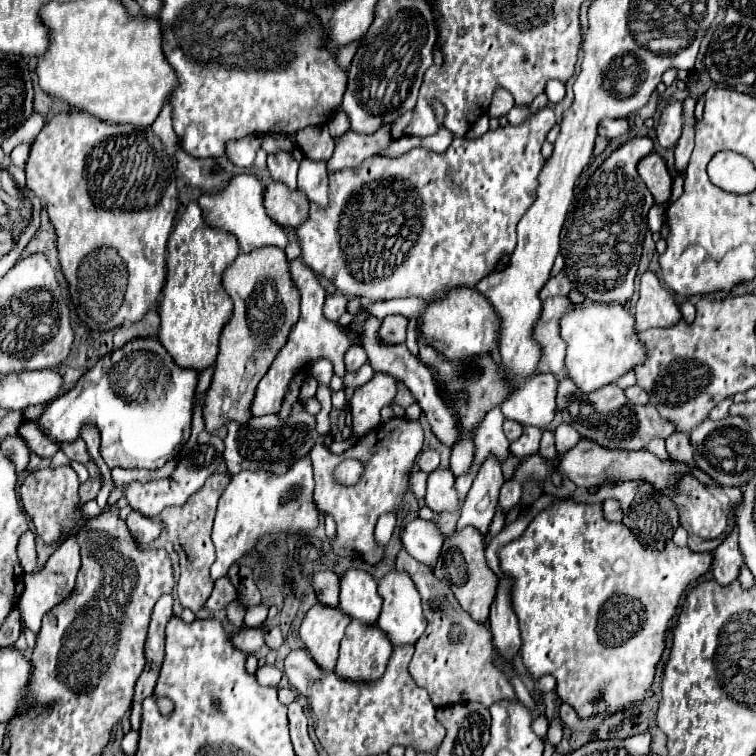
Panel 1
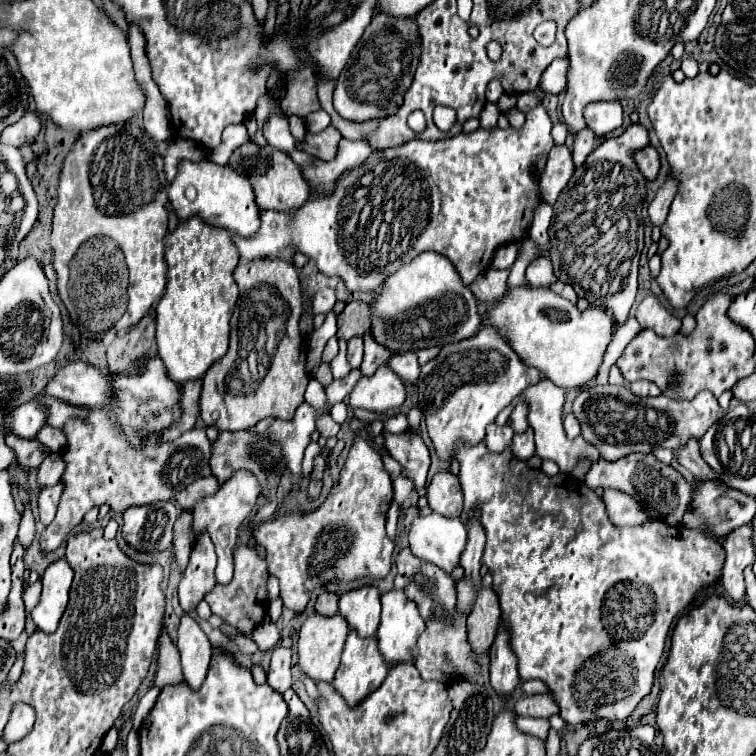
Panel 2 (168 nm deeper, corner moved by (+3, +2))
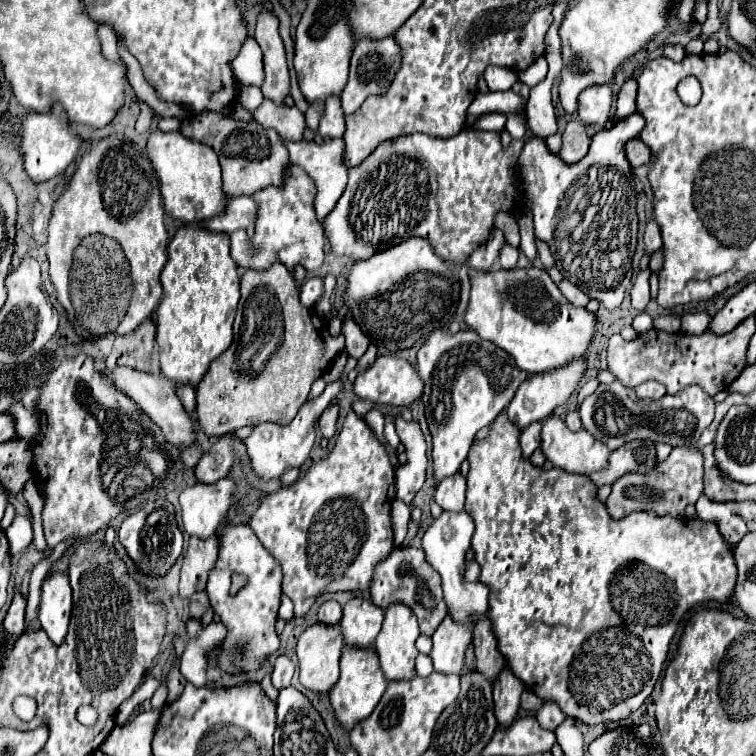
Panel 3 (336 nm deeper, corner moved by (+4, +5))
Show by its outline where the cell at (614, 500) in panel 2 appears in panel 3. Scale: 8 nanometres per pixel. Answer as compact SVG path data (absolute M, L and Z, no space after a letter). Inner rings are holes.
M681 447L681 449L673 449L669 459L659 463L653 473L649 473L649 475L627 473L625 477L617 479L611 485L611 495L607 499L607 509L609 509L609 515L613 519L623 519L631 511L655 511L657 515L671 515L675 519L683 519L685 517L685 507L689 503L695 503L697 495L701 495L701 493L703 493L703 457L701 457L701 451L693 451L689 447Z

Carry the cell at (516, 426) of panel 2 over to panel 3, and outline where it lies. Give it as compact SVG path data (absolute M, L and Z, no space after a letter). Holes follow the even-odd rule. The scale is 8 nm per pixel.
M585 357L581 361L571 361L569 365L565 365L565 369L557 369L553 373L541 373L541 375L529 377L527 381L521 383L513 401L507 407L509 421L515 423L519 429L525 429L529 423L549 417L559 405L563 405L575 393L579 381L583 379L583 373L585 373Z

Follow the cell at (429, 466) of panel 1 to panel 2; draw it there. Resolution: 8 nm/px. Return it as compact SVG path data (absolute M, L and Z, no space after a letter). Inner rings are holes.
M404 430L400 434L384 432L388 452L402 464L402 476L412 480L414 490L422 490L426 486L426 474L430 466L430 452L422 442L422 436L412 430Z

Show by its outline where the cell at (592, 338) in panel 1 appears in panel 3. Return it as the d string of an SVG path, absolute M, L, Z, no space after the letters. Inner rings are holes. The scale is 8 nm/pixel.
M515 267L509 271L471 273L473 289L465 323L477 331L481 339L493 341L497 347L505 349L523 371L533 375L561 369L573 359L583 357L597 329L595 313L585 307L573 307L549 277L555 283L563 279L555 267Z

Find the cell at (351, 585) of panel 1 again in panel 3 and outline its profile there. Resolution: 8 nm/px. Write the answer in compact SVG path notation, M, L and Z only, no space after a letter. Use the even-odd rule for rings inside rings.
M355 597L343 607L343 617L339 621L345 643L353 647L371 647L383 623L383 609L373 601Z

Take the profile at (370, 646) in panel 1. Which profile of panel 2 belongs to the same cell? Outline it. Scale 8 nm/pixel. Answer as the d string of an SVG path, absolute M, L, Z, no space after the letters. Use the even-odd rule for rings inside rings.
M354 630L348 634L332 686L350 706L358 706L388 674L388 666L376 644L376 638L360 638Z

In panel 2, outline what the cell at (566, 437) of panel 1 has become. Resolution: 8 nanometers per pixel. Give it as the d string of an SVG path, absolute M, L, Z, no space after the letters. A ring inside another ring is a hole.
M574 414L564 416L564 430L566 430L568 438L576 438L580 434L580 424L578 424L578 420L576 420Z

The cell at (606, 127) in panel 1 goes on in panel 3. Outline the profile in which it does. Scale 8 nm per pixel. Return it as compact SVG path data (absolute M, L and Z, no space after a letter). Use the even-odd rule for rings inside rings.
M597 85L593 89L585 89L579 97L579 117L585 125L601 125L605 127L611 119L611 101L613 91L609 85Z

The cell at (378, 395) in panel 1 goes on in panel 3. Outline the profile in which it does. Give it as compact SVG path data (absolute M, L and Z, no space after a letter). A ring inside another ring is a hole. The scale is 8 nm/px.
M379 355L353 383L353 391L359 399L393 407L409 407L421 395L421 389L419 373L409 361L393 355Z

